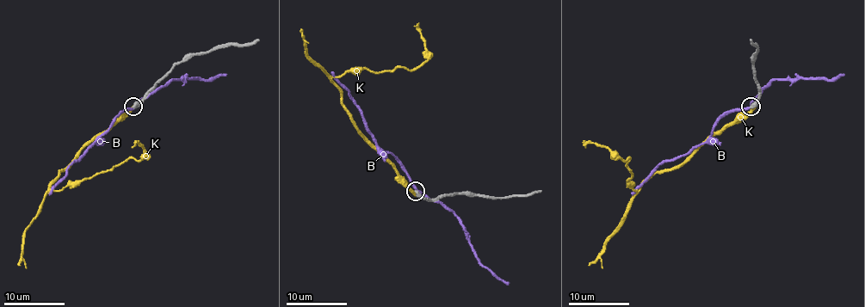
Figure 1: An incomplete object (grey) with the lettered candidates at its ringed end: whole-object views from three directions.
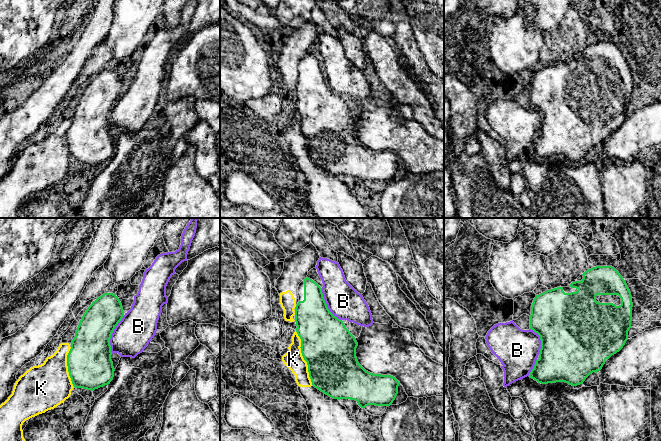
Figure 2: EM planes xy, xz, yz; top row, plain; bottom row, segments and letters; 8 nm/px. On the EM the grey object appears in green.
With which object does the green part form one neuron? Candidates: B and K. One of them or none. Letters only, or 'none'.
none

